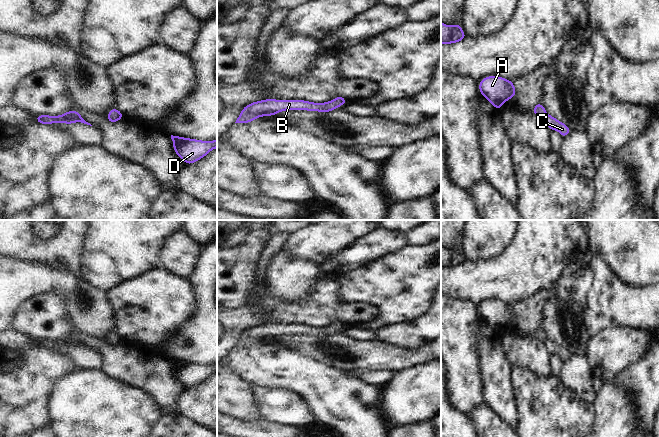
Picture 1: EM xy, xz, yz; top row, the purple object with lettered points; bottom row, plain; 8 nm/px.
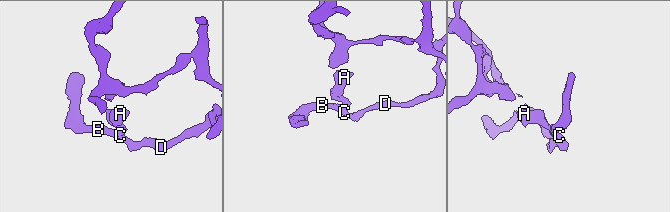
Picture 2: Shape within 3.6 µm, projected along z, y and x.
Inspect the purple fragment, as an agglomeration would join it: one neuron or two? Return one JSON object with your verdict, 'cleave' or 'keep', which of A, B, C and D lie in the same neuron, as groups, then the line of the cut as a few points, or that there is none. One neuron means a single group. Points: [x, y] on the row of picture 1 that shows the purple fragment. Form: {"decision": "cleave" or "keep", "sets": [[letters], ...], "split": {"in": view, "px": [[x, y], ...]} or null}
{"decision": "keep", "sets": [["A", "B", "C", "D"]], "split": null}

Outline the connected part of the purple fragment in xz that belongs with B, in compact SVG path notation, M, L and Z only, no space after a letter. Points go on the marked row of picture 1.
M338 95L334 100L324 103L314 103L306 100L277 100L265 99L246 105L239 114L235 123L250 123L261 116L273 116L285 110L306 110L317 112L331 112L342 104L347 104L347 99Z

